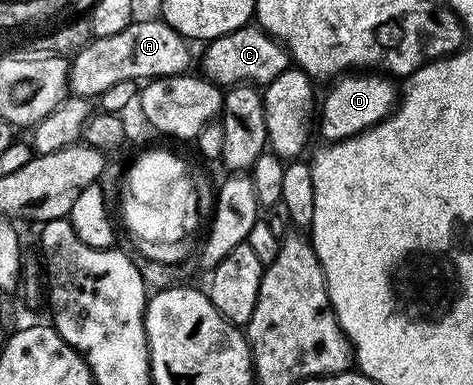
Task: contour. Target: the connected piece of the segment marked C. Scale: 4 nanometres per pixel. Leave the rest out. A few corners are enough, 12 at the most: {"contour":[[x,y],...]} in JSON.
{"contour":[[259,26],[203,45],[199,71],[221,86],[267,86],[288,51]]}

